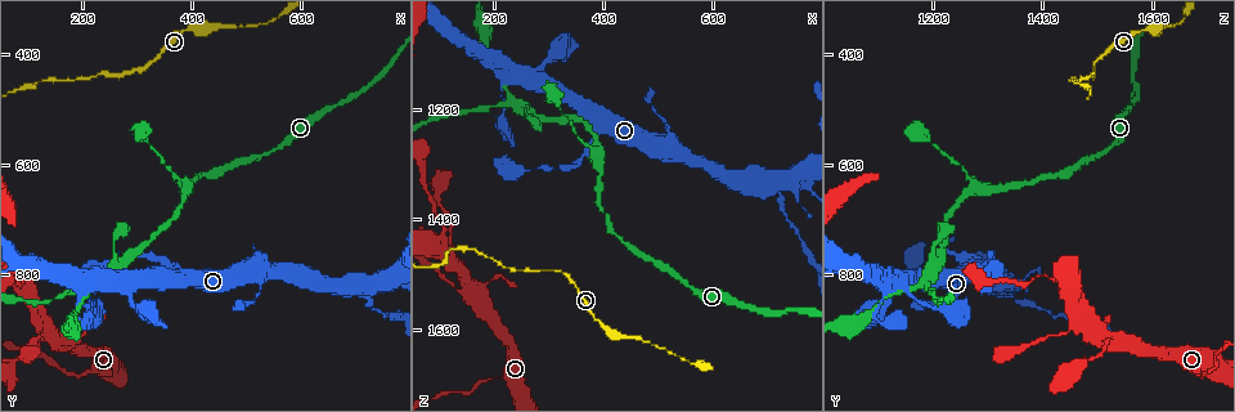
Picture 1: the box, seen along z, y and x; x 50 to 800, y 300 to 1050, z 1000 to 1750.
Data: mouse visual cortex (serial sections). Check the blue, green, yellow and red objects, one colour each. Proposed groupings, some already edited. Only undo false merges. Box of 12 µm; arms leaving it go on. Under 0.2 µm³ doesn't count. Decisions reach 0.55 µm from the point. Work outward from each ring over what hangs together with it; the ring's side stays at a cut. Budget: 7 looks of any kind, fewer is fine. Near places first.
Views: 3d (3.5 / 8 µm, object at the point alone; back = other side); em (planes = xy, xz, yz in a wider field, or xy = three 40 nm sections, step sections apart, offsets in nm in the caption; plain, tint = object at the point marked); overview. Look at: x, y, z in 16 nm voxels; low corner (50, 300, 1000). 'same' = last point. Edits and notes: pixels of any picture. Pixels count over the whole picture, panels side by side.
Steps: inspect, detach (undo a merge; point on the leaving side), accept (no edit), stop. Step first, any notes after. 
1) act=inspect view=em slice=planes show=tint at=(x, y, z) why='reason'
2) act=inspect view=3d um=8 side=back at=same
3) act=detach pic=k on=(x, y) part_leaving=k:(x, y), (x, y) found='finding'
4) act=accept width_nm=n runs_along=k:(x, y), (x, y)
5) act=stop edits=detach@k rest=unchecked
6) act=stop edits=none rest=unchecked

act=inspect view=em slice=xy step=3 show=tint at=(300, 425, 1495) why='a narrow waist'

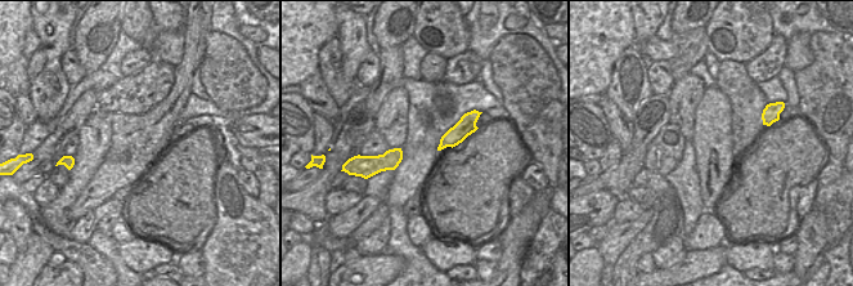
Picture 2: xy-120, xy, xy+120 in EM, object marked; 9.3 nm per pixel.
act=inspect view=3d um=3.5 at=same why='see where the arms go'

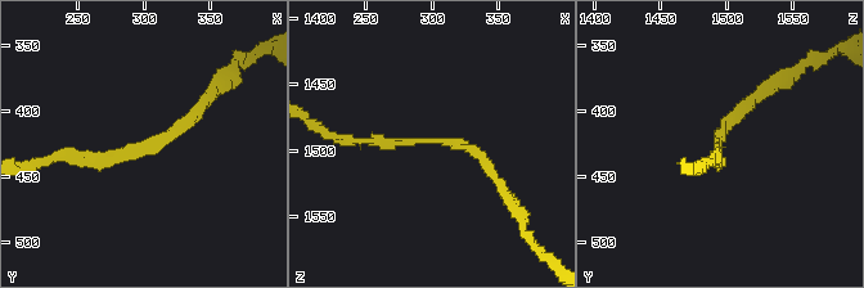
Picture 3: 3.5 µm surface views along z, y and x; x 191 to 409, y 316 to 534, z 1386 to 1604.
act=accept found='one cell here'

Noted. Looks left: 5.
act=inspect view=3d um=8 at=(145, 910, 1535) why='branch point'

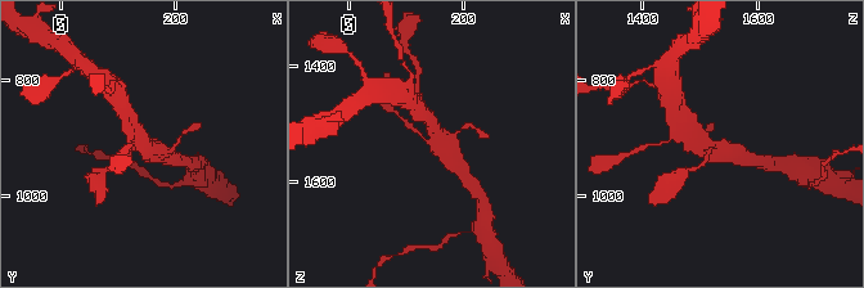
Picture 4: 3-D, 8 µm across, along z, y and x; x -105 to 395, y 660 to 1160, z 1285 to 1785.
act=inspect view=em slice=xy step=2 show=tint at=(140, 910, 1535) why='now the EM'

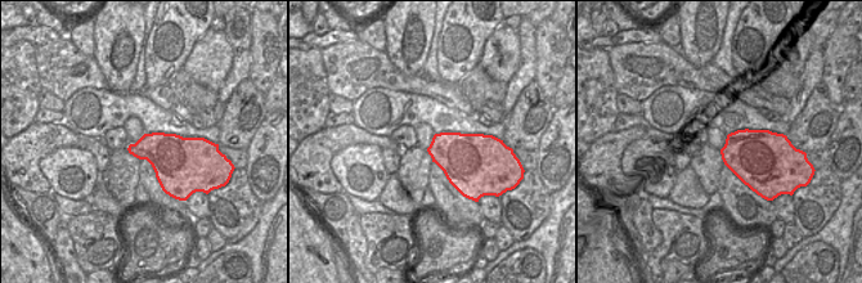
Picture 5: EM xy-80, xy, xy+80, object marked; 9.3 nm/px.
act=accept runs_along=4:(460, 169), (424, 115) found='all the same cell'

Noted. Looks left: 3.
act=inspect view=3d um=3.5 at=(230, 820, 1185) why='three arms meet'

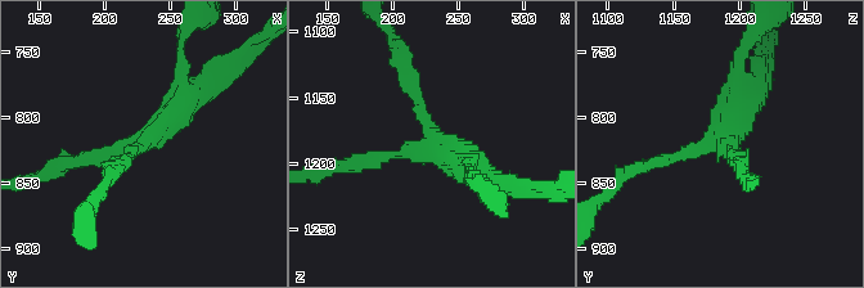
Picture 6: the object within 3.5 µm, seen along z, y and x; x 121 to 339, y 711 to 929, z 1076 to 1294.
act=inspect view=em slice=xy step=1 show=plain at=(232, 818, 1184)

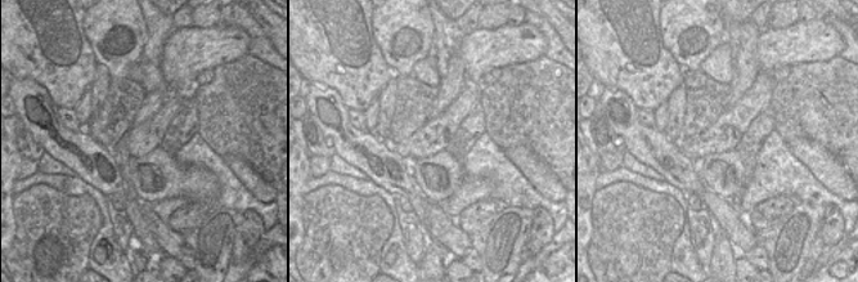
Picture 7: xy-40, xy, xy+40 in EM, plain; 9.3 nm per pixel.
act=inspect view=em slice=xy step=1 show=tint at=same

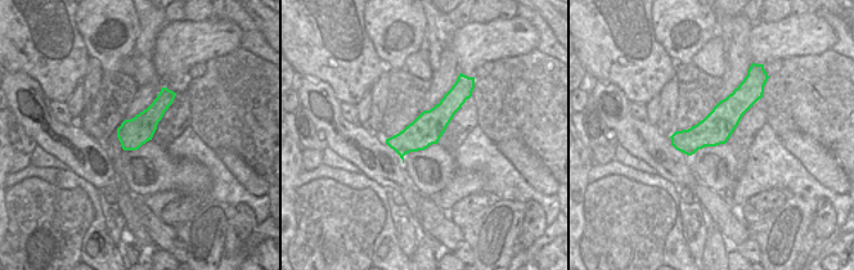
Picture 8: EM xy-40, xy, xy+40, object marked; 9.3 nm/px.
act=accept arms=3 arm_widths_nm=150,200,350 runs_along=8:(746, 91), (704, 134), (674, 142) found='continuous, no second cell'

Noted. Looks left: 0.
act=stop edits=none rest=unchecked

